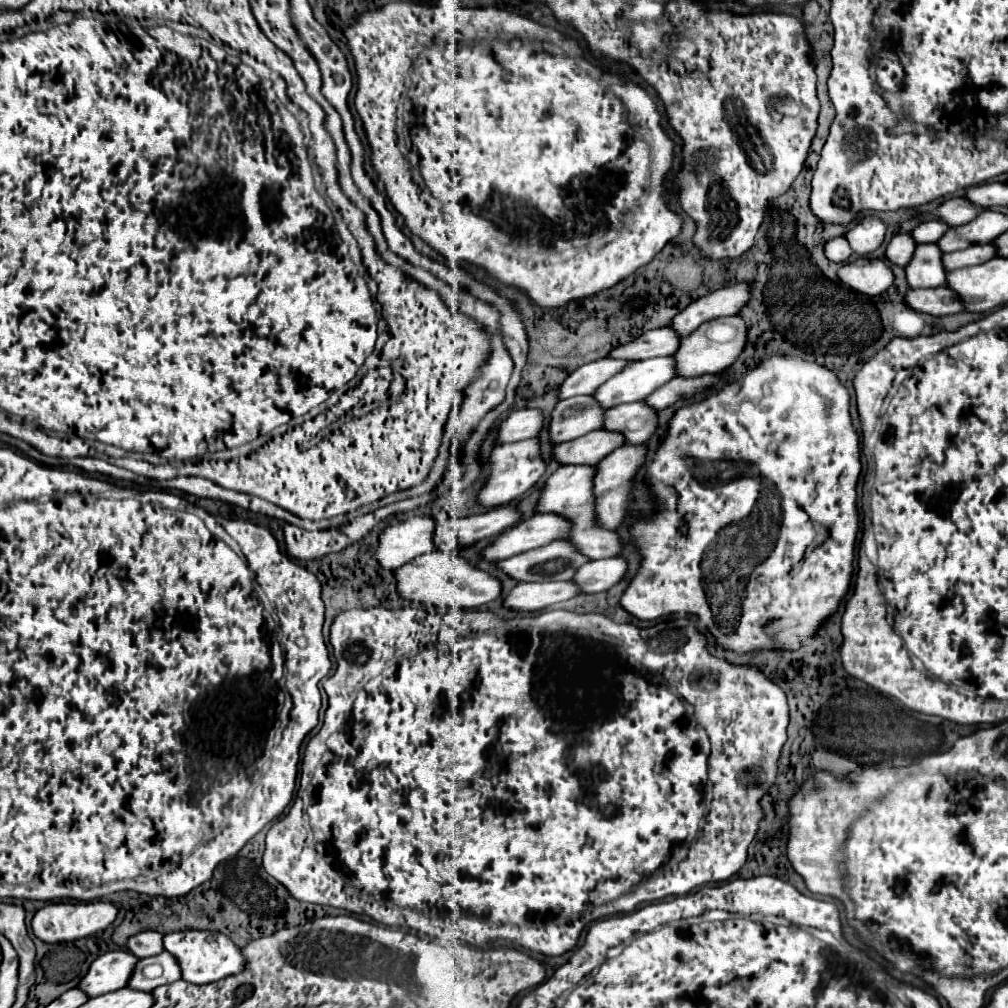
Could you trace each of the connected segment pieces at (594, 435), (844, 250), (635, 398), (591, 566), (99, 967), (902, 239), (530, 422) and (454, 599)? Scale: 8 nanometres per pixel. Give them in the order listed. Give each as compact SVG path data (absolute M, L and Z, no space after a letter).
M593 430L577 440L557 444L553 448L551 458L561 466L567 466L567 464L593 466L601 458L605 458L605 454L611 454L617 446L623 446L623 444L625 444L625 438L617 432Z
M843 236L833 238L833 240L829 240L829 242L825 244L825 256L827 256L829 260L837 262L837 264L849 262L851 254L853 254L853 252L851 252L851 246L849 246L849 242L847 242Z
M671 356L641 360L625 366L625 370L609 378L609 382L603 382L601 390L597 390L593 398L603 410L609 410L619 404L639 402L671 378L675 378Z
M615 556L615 558L587 562L585 566L581 566L581 570L577 570L573 582L583 594L595 594L615 586L625 576L625 572L627 572L627 562Z
M125 950L101 954L89 964L89 970L79 980L77 988L83 990L89 998L119 990L127 986L127 980L135 964L137 964L137 958Z
M897 234L889 242L885 256L889 262L893 262L897 266L907 266L913 256L913 250L915 250L915 240L909 234Z
M531 408L513 410L501 422L495 444L499 446L505 442L519 442L525 438L535 438L537 432L541 430L541 424L543 424L543 416L539 410L531 410Z
M429 552L417 556L413 562L397 568L393 572L397 582L397 594L403 600L411 600L417 604L433 604L439 608L457 608L471 610L479 608L501 594L501 582L487 572L473 568L467 560L457 560L453 554L441 556L441 552Z

